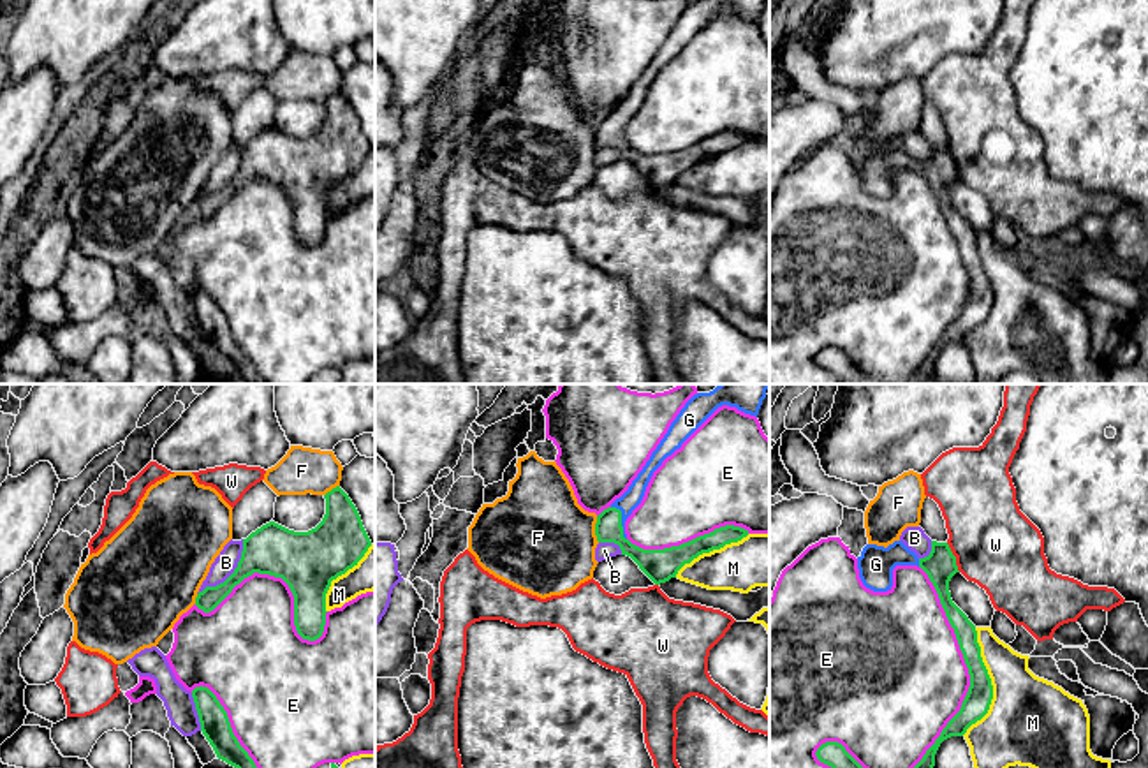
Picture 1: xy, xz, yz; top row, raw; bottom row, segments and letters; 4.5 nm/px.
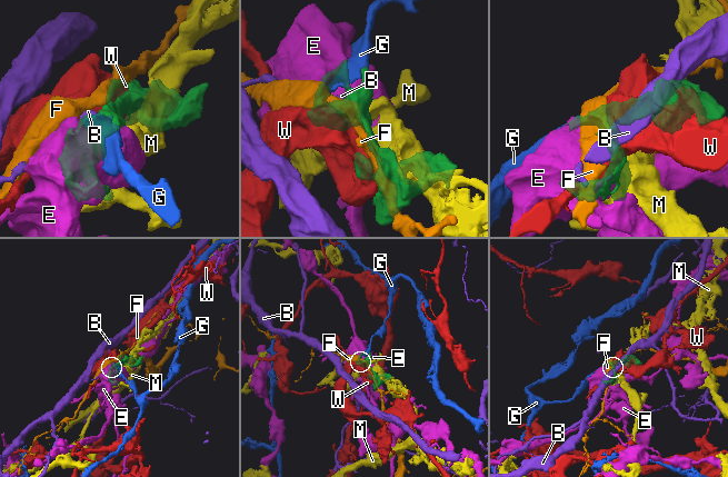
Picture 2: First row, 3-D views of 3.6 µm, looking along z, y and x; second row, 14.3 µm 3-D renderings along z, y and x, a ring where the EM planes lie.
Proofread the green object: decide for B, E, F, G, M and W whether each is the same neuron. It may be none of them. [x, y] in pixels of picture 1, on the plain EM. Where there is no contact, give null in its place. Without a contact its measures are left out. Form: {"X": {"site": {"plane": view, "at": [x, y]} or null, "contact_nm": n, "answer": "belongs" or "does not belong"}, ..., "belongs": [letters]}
{"B": {"site": {"plane": "xy", "at": [233, 178]}, "contact_nm": 340, "answer": "does not belong"}, "E": {"site": {"plane": "yz", "at": [969, 277]}, "contact_nm": 950, "answer": "does not belong"}, "F": {"site": {"plane": "xz", "at": [596, 134]}, "contact_nm": 120, "answer": "does not belong"}, "G": {"site": {"plane": "xz", "at": [620, 127]}, "contact_nm": 170, "answer": "belongs"}, "M": {"site": {"plane": "yz", "at": [990, 288]}, "contact_nm": 500, "answer": "does not belong"}, "W": {"site": {"plane": "yz", "at": [955, 162]}, "contact_nm": 150, "answer": "does not belong"}, "belongs": ["G"]}

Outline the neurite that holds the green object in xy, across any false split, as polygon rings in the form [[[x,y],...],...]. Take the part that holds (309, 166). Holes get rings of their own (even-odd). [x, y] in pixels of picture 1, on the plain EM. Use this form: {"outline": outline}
{"outline": [[[340,93],[324,100],[326,120],[308,137],[269,127],[243,144],[234,178],[195,203],[204,218],[213,217],[236,190],[254,178],[282,183],[294,201],[294,231],[303,245],[315,247],[326,231],[326,199],[331,187],[357,171],[372,146],[361,122]]]}

